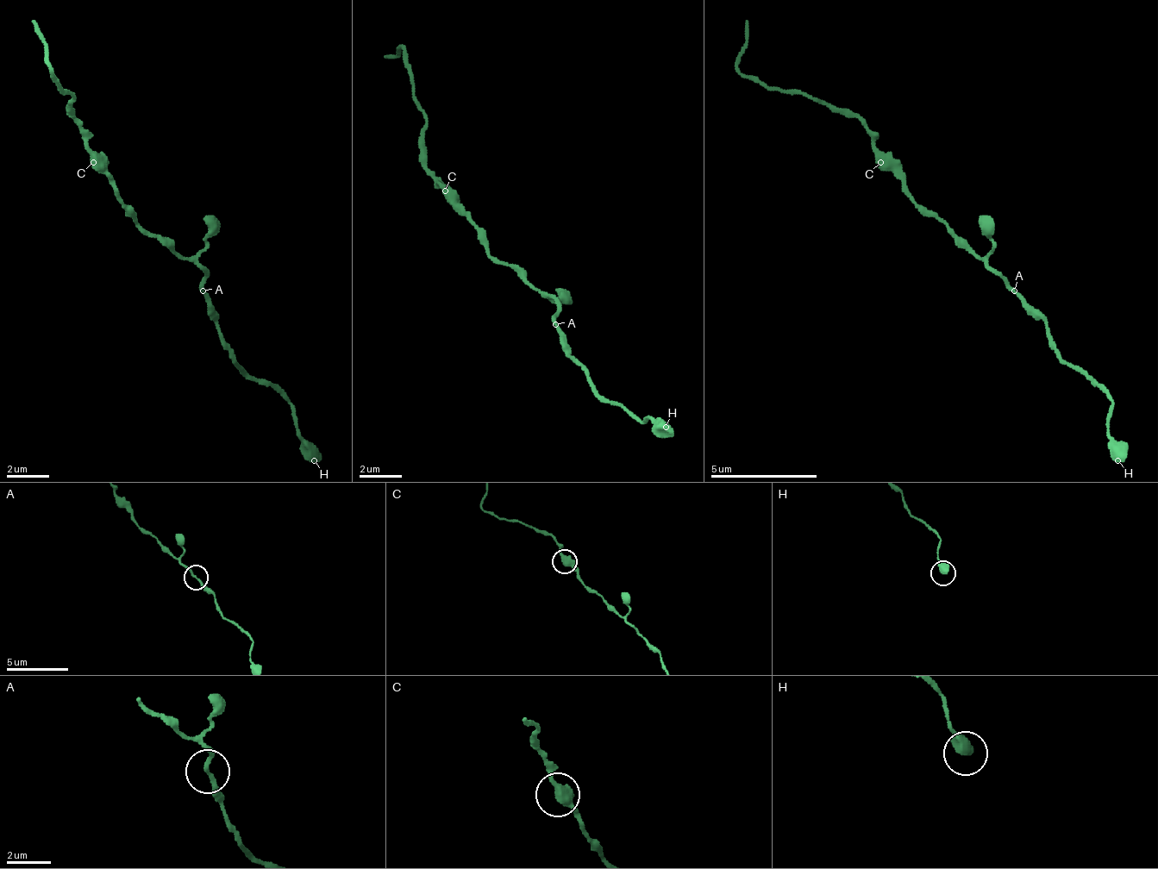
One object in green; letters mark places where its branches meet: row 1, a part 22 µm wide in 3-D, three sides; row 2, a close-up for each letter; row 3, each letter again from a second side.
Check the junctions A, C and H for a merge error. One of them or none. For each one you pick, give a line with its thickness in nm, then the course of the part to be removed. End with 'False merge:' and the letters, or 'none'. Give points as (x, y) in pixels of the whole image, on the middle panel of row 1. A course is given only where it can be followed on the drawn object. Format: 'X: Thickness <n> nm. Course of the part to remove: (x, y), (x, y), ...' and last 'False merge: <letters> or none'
False merge: none

